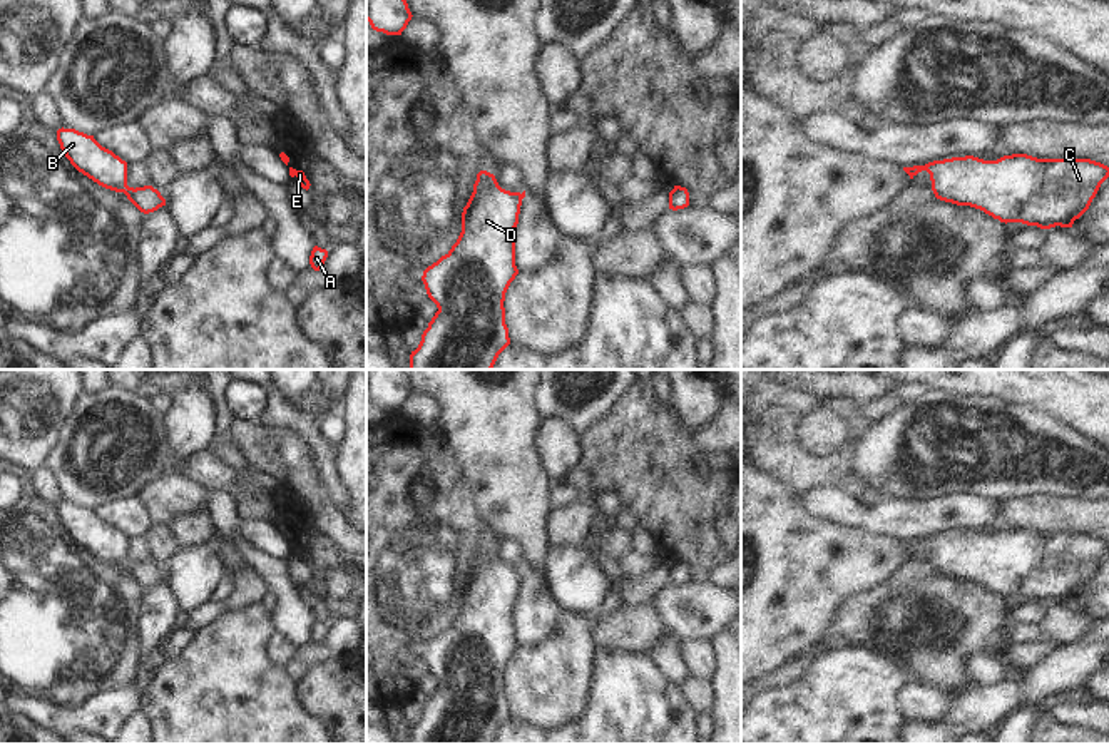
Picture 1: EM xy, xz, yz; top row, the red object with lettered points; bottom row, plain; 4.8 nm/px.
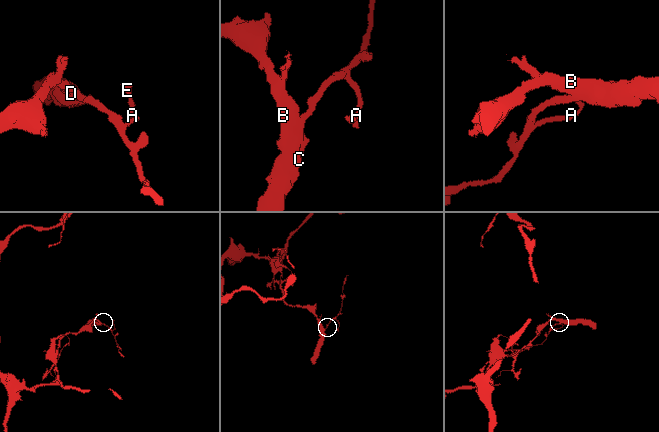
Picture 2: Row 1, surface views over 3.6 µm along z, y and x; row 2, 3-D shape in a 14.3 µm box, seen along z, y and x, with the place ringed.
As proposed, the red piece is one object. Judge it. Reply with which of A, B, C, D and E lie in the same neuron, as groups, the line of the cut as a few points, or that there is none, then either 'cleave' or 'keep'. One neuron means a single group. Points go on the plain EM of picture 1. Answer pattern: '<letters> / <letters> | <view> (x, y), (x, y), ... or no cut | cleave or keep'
A B C D E | no cut | keep

